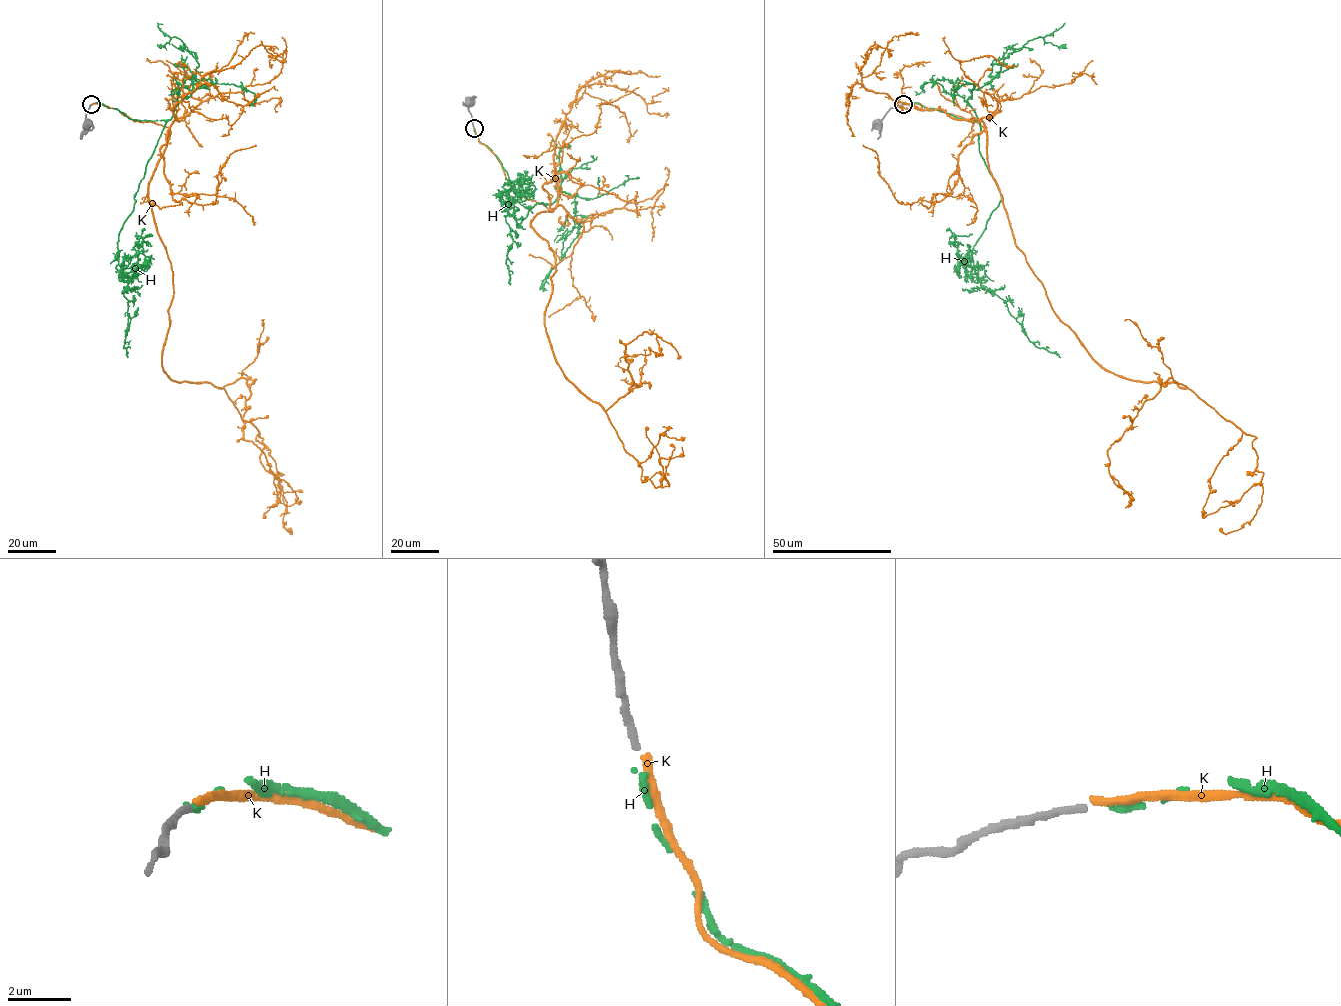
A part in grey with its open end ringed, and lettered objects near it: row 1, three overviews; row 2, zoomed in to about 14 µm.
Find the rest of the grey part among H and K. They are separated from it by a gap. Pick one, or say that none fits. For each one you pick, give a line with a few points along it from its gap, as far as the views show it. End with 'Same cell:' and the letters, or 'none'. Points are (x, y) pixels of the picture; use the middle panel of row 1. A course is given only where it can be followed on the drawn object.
H: Its course: (474, 129), (512, 187), (548, 204), (537, 203), (517, 227), (499, 191), (511, 205), (510, 284)
Same cell: H

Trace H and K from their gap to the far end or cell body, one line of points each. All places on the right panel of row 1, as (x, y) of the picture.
H: (905, 104), (979, 120), (979, 150), (1003, 199), (973, 246), (967, 273), (1003, 300), (1034, 345), (1060, 357)
K: (904, 104), (986, 127), (1018, 248), (1100, 365), (1188, 388), (1256, 437), (1261, 504), (1240, 529), (1220, 529)

